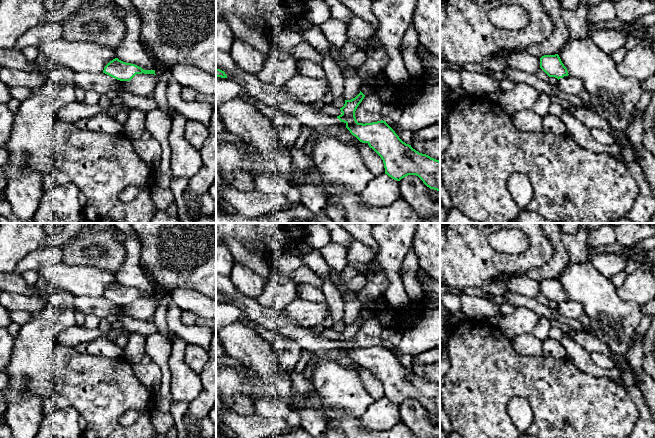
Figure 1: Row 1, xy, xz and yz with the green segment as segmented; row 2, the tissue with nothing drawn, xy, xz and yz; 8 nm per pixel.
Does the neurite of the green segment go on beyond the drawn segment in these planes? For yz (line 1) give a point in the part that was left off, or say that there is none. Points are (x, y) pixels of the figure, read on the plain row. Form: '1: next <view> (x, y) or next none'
1: next none

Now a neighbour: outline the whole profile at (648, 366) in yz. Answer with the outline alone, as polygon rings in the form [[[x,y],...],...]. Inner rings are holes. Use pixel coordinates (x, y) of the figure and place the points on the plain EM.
[[[655,316],[647,329],[643,341],[643,371],[655,380]]]

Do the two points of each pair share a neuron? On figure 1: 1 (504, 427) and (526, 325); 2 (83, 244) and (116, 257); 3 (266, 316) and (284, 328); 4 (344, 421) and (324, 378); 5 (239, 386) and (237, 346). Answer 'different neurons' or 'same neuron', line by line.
1: different neurons
2: same neuron
3: same neuron
4: different neurons
5: different neurons

